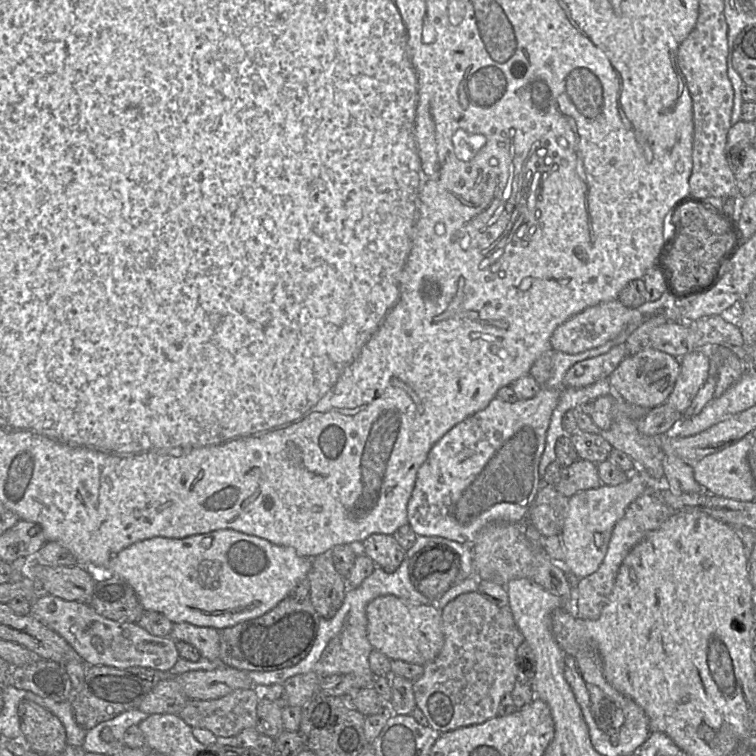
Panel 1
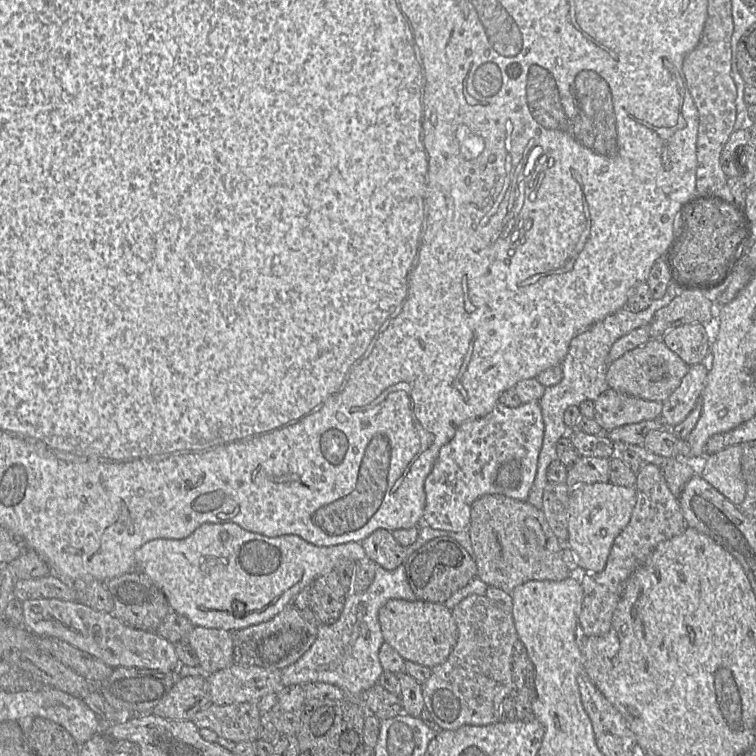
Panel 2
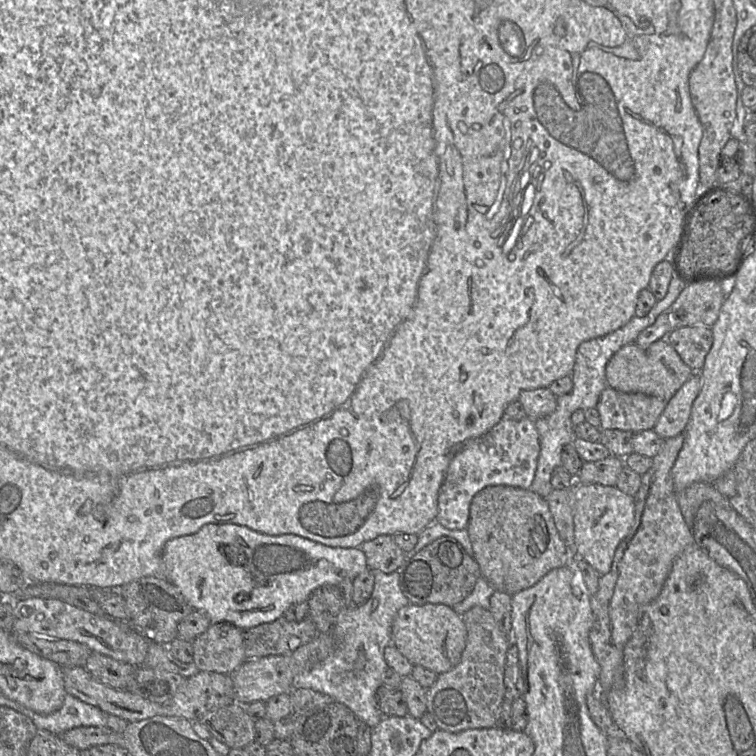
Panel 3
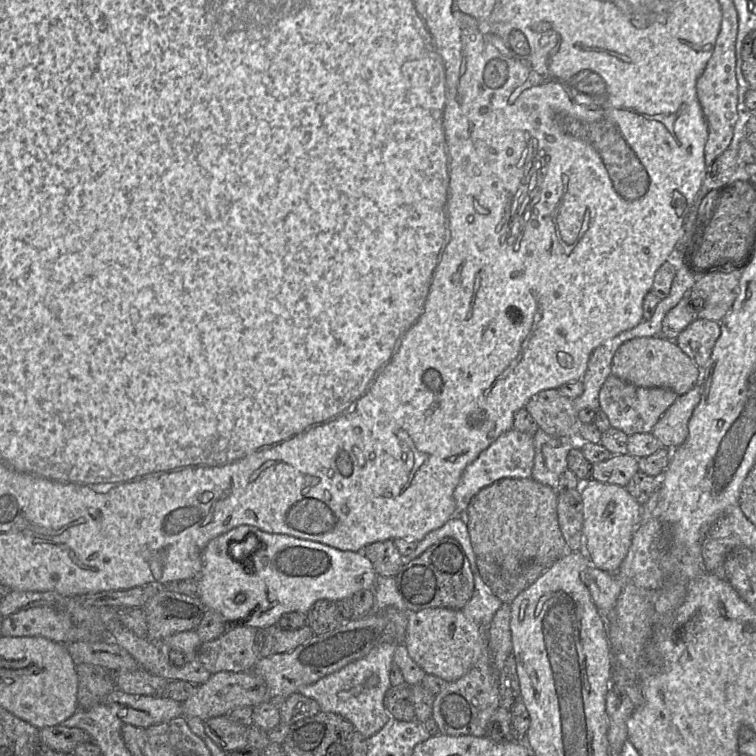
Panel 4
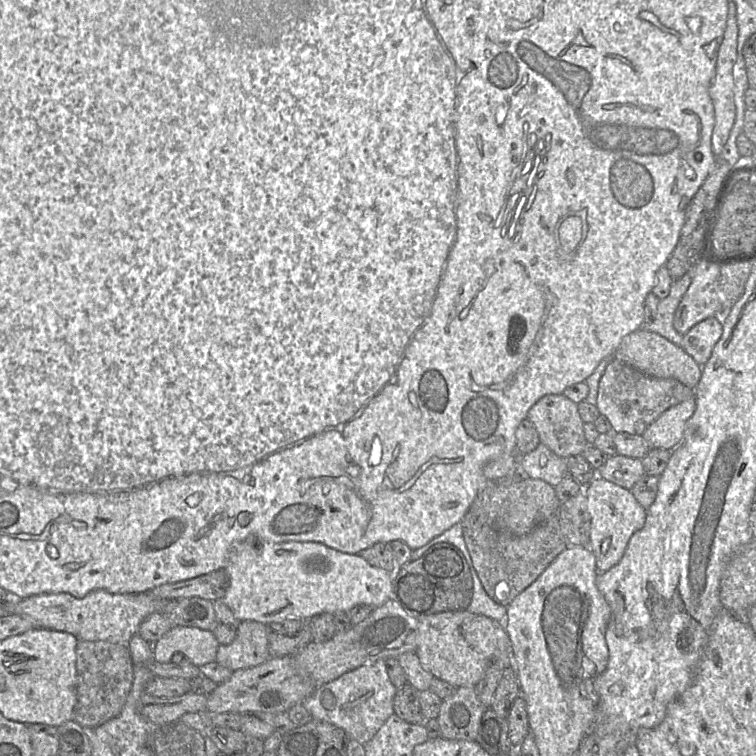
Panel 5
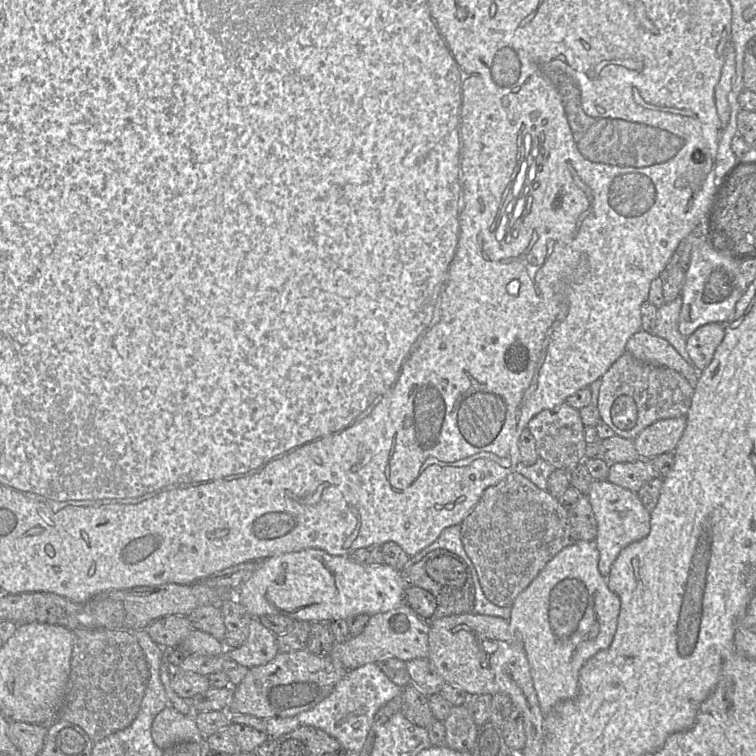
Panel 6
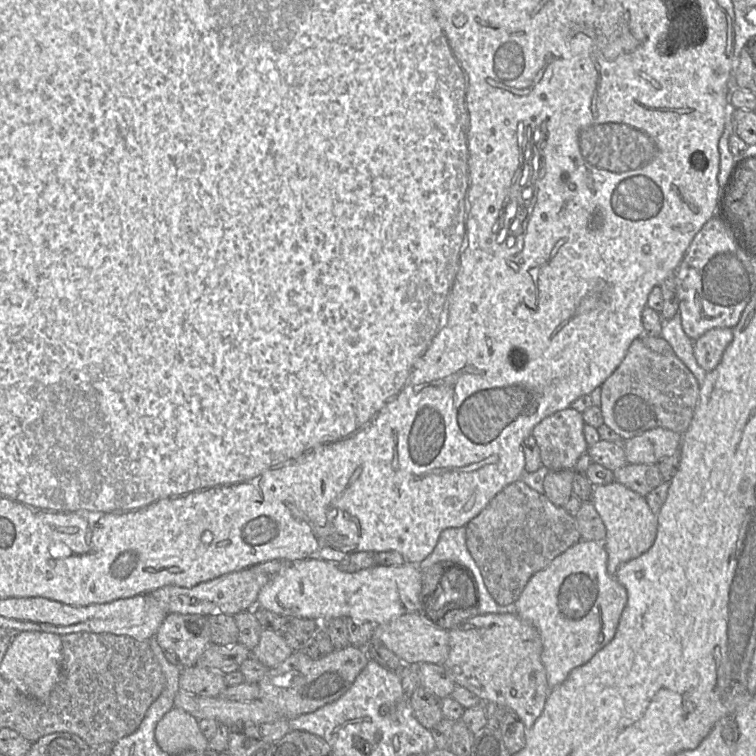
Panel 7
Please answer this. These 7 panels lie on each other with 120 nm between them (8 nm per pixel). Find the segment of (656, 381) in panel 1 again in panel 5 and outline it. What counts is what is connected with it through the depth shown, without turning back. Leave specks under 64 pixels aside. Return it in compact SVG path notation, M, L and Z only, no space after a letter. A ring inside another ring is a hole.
M638 329L626 335L613 354L614 359L629 365L640 372L655 378L678 380L690 389L695 389L701 378L702 367L677 346L661 335Z

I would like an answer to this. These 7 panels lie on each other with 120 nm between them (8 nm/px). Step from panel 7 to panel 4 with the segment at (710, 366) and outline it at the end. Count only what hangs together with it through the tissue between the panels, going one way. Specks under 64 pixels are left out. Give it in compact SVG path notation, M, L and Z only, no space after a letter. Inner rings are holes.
M696 319L677 336L675 343L699 368L703 368L720 333L719 322Z

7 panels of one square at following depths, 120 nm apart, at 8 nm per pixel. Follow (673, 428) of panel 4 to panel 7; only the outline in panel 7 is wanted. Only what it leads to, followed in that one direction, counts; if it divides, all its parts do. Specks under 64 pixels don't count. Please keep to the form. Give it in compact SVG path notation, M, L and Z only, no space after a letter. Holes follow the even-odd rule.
M653 428L631 439L623 441L628 464L657 464L669 454L679 451L682 435L666 428Z

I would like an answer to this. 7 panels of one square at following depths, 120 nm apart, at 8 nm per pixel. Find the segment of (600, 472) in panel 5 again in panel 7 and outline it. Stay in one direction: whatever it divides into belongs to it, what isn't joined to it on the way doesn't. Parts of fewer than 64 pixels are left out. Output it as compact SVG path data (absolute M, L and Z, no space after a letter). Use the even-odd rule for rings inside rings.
M626 464L614 471L615 481L641 496L646 496L662 483L657 464Z

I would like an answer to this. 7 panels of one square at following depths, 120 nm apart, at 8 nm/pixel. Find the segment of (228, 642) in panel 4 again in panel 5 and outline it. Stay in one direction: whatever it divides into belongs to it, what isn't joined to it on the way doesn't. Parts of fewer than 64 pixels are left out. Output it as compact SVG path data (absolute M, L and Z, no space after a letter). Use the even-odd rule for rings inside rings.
M241 621L233 642L218 647L215 662L232 671L263 664L270 658L268 633L263 623Z

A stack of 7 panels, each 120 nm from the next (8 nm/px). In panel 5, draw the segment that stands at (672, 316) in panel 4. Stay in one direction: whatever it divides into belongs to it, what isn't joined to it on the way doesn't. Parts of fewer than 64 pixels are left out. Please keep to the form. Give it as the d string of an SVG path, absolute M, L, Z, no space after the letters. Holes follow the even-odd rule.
M700 257L692 268L692 282L681 299L673 319L673 326L681 335L684 335L697 323L722 313L725 297L719 286L721 266L724 265L715 264Z

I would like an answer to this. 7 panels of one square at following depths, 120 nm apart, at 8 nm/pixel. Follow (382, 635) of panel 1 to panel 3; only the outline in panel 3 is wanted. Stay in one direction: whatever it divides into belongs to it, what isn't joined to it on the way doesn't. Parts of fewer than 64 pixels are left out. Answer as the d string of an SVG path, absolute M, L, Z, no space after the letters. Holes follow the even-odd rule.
M409 604L402 607L391 627L391 644L414 666L422 666L436 674L453 669L466 646L467 630L462 617L442 604Z

